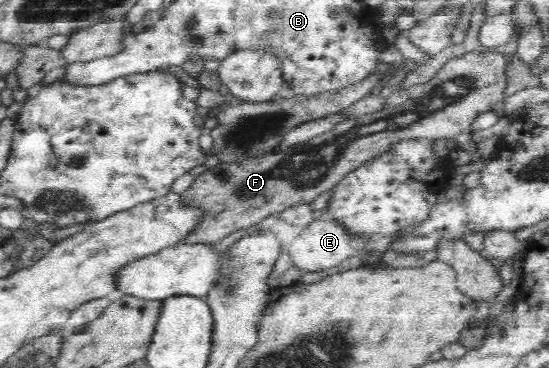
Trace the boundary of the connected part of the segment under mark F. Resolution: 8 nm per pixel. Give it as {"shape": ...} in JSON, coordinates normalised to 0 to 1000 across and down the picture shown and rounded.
{"shape":[[[907,141],[849,144],[838,158],[812,171],[792,204],[770,226],[772,250],[763,266],[743,269],[730,288],[689,299],[650,321],[623,326],[596,359],[566,380],[530,394],[521,405],[499,408],[477,424],[459,424],[441,438],[404,438],[379,473],[353,481],[341,514],[332,522],[335,543],[348,554],[375,557],[377,598],[353,641],[335,652],[346,658],[399,658],[415,636],[466,609],[501,579],[512,579],[543,549],[566,549],[587,522],[605,516],[630,478],[639,476],[656,451],[681,438],[687,424],[710,410],[721,391],[787,389],[798,378],[823,378],[840,391],[847,418],[865,413],[867,391],[858,386],[858,348],[874,310],[894,302],[894,291],[914,272],[922,239],[922,155]]]}

